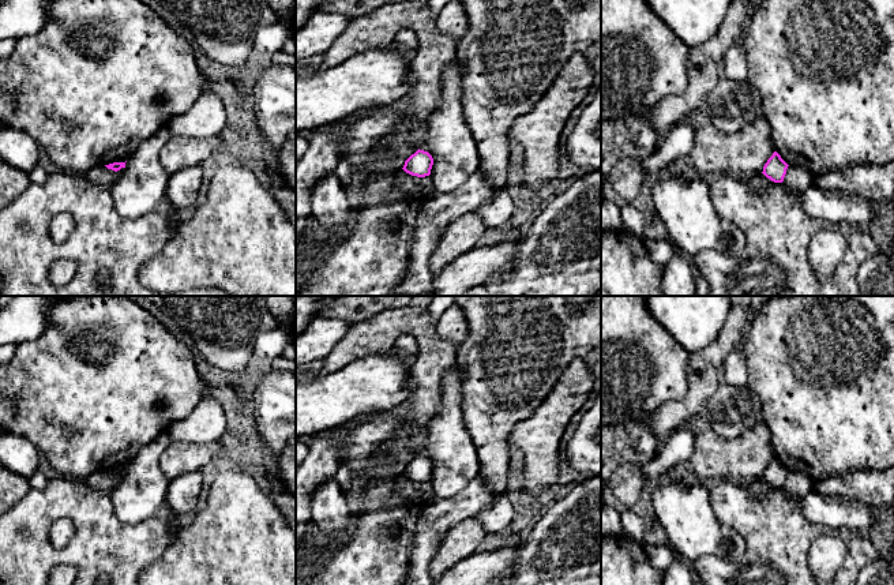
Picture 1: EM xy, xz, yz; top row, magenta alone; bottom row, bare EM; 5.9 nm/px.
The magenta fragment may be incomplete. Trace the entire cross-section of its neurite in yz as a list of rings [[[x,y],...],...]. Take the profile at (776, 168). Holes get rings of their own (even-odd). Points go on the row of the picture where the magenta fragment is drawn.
[[[774,151],[763,166],[763,175],[774,183],[782,183],[786,175],[788,164],[781,158],[781,155]]]

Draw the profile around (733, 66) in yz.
[[[730,45],[718,63],[720,78],[729,80],[748,80],[748,60],[743,45]]]

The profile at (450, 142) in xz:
[[[457,56],[444,71],[439,105],[429,119],[427,139],[420,150],[433,158],[429,177],[435,195],[459,190],[478,172],[480,155],[463,115],[462,65]]]

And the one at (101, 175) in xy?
[[[101,165],[101,166],[91,168],[84,175],[91,183],[110,187],[120,179],[124,169],[125,168],[121,168],[120,170],[114,172],[112,169],[108,169],[105,165]]]

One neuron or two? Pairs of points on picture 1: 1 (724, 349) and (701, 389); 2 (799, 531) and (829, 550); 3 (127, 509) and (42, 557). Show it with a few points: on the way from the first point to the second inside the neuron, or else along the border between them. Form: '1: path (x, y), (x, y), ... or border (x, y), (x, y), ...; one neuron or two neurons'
1: path (714, 359), (705, 368), (703, 379); one neuron
2: border (845, 543), (818, 536), (808, 551), (810, 570); two neurons
3: border (109, 492), (113, 512), (123, 522), (147, 520); two neurons

